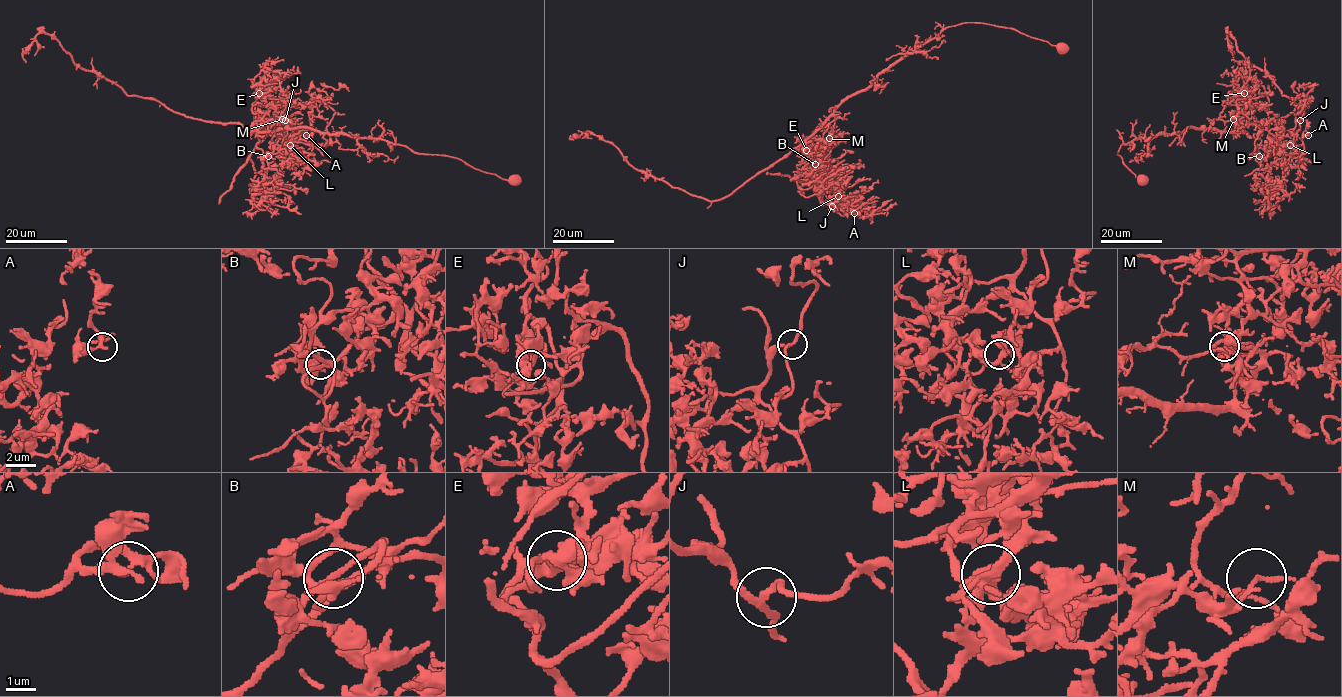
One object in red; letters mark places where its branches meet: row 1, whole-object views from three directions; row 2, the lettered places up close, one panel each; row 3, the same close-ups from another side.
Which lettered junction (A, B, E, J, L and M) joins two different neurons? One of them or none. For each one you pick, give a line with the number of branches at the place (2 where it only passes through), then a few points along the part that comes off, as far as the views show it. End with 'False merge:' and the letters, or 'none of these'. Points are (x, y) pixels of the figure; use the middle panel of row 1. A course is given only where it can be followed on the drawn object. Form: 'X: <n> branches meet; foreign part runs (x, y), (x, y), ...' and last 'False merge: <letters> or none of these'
M: 2 branches meet; foreign part runs (829, 138), (823, 134), (832, 116), (714, 200), (635, 169), (611, 142), (591, 132), (573, 140)
False merge: M

